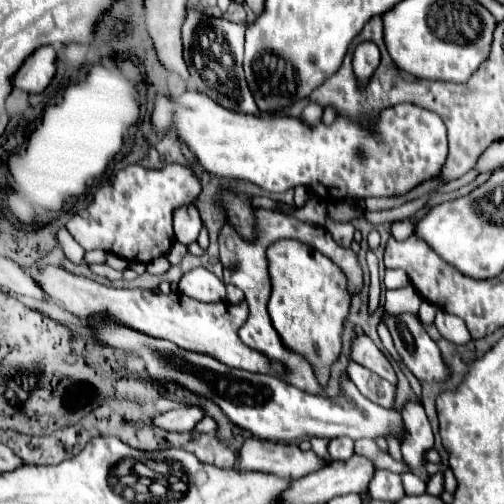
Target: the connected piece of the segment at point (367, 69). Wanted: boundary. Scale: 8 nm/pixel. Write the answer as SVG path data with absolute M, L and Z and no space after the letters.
M372 42L358 44L354 50L354 74L360 86L366 86L380 64L380 52Z

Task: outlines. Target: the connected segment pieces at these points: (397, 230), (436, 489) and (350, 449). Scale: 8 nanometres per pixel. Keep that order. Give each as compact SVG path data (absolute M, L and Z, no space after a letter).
M398 220L392 224L392 236L396 240L406 240L412 234L412 230L414 230L414 224L408 220Z
M437 472L431 477L428 483L428 493L434 496L439 496L444 492L444 475L443 472Z
M334 438L328 444L328 452L332 460L346 460L354 454L354 442L350 438Z

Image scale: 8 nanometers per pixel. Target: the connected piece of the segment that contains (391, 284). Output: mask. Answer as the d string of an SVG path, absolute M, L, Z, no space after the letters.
M386 270L386 278L384 278L384 286L388 290L396 290L396 288L406 288L410 284L406 272L402 270Z

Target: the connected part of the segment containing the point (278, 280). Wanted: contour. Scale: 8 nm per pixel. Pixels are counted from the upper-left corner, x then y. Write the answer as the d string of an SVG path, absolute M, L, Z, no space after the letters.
M278 240L268 250L268 270L272 278L272 298L268 312L282 342L310 360L320 384L328 384L328 366L342 352L344 320L350 314L348 278L322 252L300 240Z

